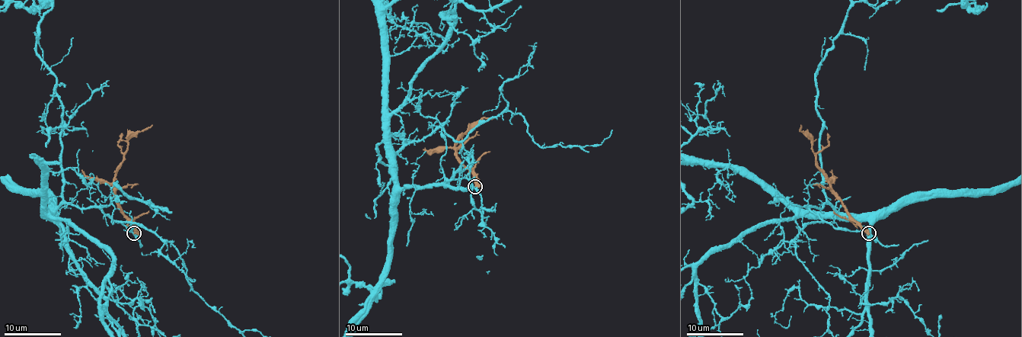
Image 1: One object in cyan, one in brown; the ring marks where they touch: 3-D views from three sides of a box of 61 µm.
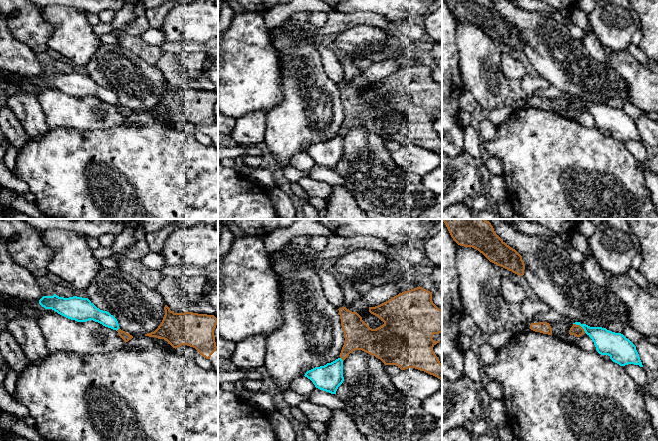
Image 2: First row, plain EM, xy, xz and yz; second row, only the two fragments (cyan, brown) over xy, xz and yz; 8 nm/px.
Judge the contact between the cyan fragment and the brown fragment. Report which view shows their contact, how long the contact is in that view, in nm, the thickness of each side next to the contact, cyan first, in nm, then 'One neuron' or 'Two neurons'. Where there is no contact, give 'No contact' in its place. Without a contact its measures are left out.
Touches cyan in yz. Shared border 130 nm. Thickness 190 nm (cyan) against 90 nm. Two neurons

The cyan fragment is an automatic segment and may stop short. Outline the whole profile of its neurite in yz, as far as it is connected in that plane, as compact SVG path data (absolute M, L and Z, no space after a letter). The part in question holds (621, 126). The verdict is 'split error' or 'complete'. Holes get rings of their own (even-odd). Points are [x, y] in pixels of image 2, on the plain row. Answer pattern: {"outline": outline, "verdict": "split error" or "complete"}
{"outline": "M580 98L573 100L580 101L584 105L594 118L599 130L608 131L613 138L620 142L634 140L643 143L636 122L623 110L602 103L590 103Z", "verdict": "complete"}

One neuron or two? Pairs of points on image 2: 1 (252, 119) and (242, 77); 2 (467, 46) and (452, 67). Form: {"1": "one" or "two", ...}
{"1": "two", "2": "two"}

